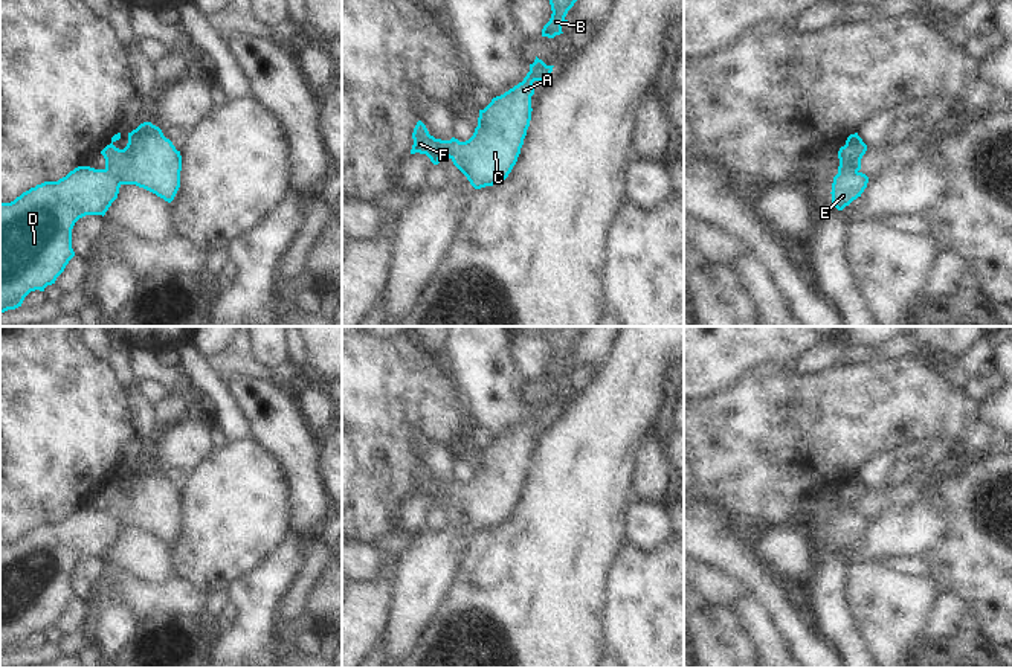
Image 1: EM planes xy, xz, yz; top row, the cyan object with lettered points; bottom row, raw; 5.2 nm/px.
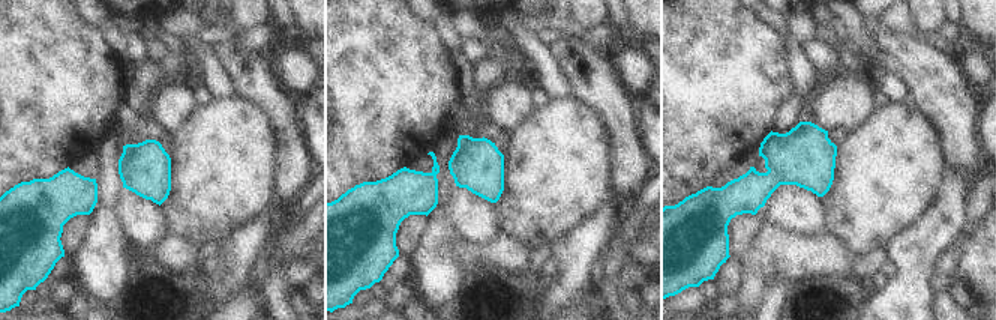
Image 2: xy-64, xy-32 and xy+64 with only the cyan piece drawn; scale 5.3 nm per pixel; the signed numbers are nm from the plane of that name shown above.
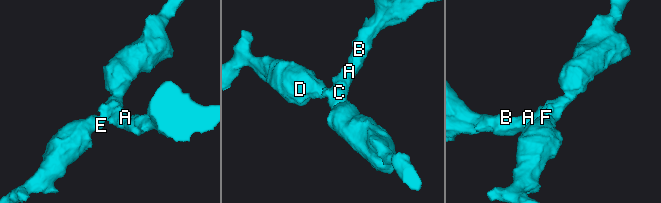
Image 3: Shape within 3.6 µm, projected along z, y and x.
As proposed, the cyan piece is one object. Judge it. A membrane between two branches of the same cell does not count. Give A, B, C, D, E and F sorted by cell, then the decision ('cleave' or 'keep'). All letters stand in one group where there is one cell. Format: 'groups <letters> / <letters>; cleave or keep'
groups A B C D E F; keep

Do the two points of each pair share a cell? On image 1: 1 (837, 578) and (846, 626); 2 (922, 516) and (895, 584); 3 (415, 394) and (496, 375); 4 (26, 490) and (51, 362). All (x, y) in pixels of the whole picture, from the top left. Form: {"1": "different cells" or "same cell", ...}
{"1": "same cell", "2": "different cells", "3": "different cells", "4": "same cell"}

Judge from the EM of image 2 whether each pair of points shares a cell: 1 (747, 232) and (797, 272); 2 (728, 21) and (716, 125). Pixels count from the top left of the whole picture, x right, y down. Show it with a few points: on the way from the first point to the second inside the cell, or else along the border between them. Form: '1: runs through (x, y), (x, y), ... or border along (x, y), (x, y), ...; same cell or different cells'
1: border along (762, 223), (758, 235), (740, 257); different cells
2: runs through (716, 47), (716, 99); same cell

